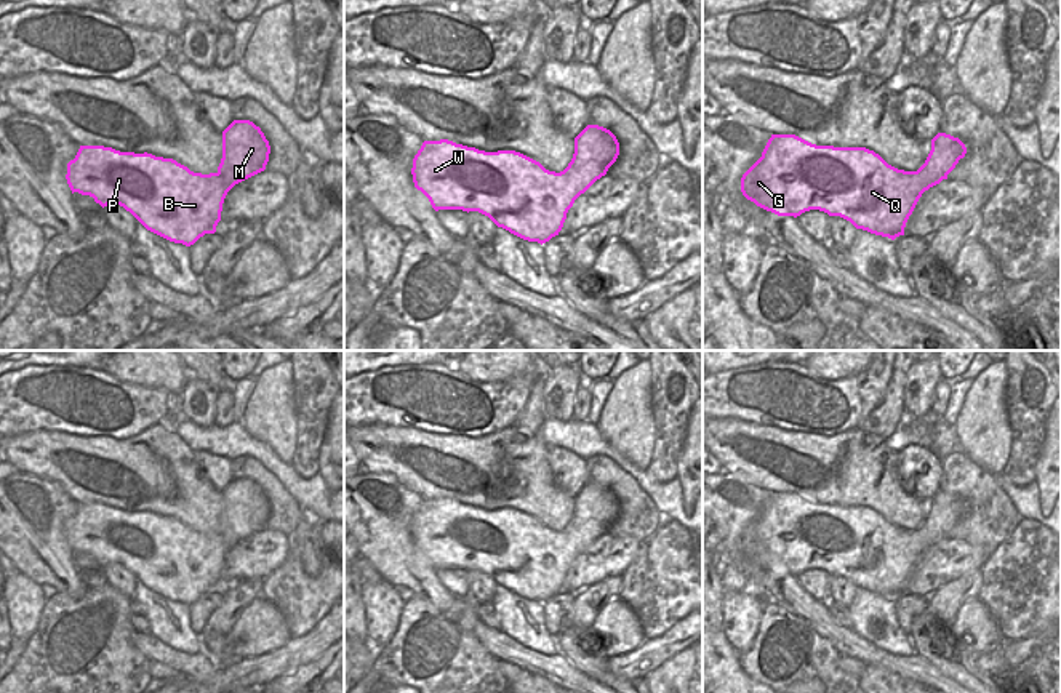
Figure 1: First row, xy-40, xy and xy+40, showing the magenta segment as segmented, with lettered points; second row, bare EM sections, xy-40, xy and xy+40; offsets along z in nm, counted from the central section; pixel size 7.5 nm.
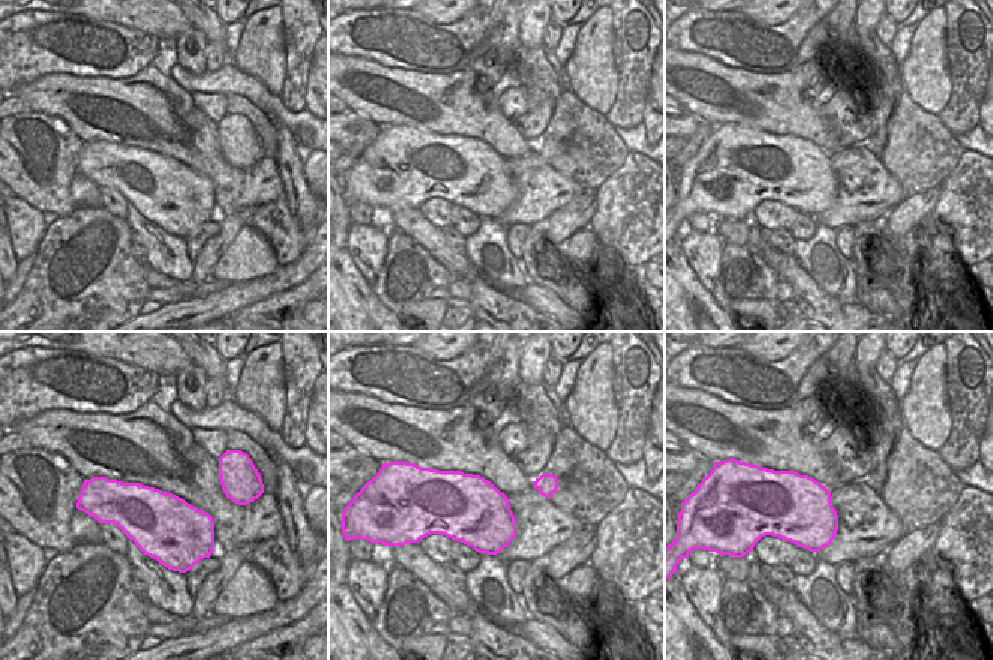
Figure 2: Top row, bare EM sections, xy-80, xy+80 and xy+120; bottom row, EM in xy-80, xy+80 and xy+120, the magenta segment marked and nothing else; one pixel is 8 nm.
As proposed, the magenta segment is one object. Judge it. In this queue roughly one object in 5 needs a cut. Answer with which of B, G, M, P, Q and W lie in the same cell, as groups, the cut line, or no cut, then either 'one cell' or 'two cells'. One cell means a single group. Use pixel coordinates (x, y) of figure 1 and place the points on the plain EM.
B G M P Q W; no cut; one cell

